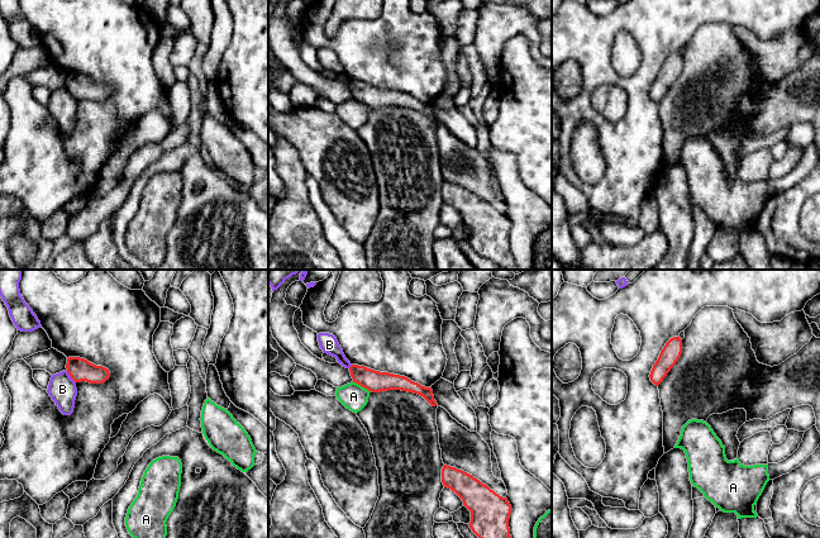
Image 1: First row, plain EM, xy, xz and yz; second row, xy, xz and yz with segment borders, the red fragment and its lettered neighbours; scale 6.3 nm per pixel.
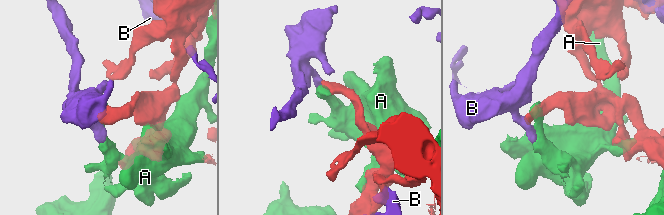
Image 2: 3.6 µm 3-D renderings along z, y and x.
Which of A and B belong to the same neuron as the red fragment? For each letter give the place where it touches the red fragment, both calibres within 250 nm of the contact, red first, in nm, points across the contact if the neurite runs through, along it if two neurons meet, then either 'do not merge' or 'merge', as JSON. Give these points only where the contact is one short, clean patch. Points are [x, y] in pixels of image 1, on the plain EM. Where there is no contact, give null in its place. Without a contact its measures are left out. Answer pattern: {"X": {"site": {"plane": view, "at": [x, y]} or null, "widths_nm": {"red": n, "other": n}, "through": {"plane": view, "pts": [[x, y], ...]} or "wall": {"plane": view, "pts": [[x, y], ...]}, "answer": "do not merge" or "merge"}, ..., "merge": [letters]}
{"A": {"site": {"plane": "xz", "at": [362, 103]}, "widths_nm": {"red": 140, "other": 170}, "answer": "do not merge"}, "B": {"site": {"plane": "xy", "at": [71, 94]}, "widths_nm": {"red": 140, "other": 180}, "answer": "do not merge"}, "merge": []}

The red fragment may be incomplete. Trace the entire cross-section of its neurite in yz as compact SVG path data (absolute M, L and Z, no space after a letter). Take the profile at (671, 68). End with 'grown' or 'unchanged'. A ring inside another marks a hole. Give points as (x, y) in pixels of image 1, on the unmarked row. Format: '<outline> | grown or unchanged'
M680 53L671 54L661 67L661 71L653 81L653 85L649 91L650 97L655 103L658 103L663 97L671 85L676 81L676 78L681 73L681 70L682 56Z | unchanged

